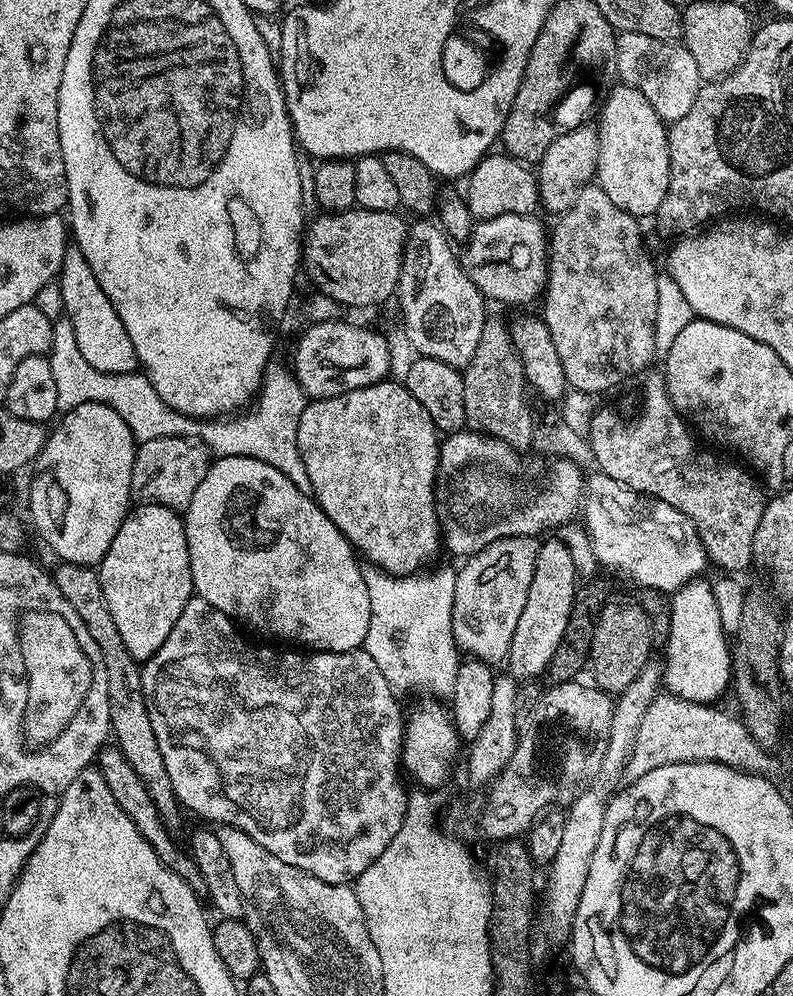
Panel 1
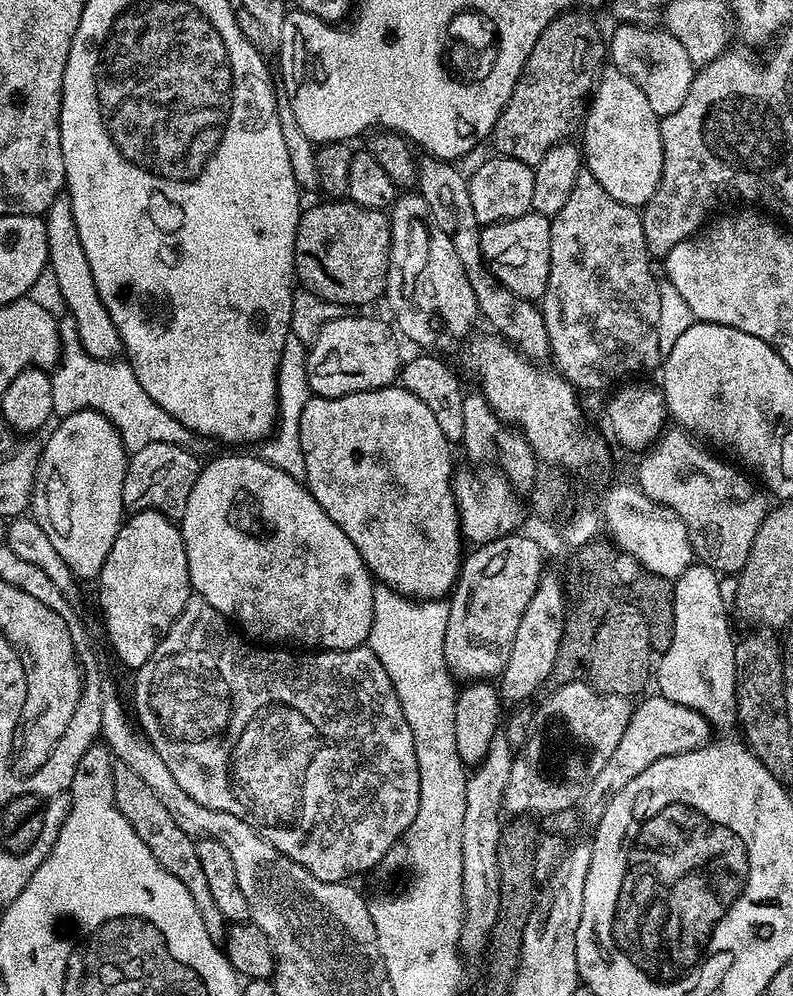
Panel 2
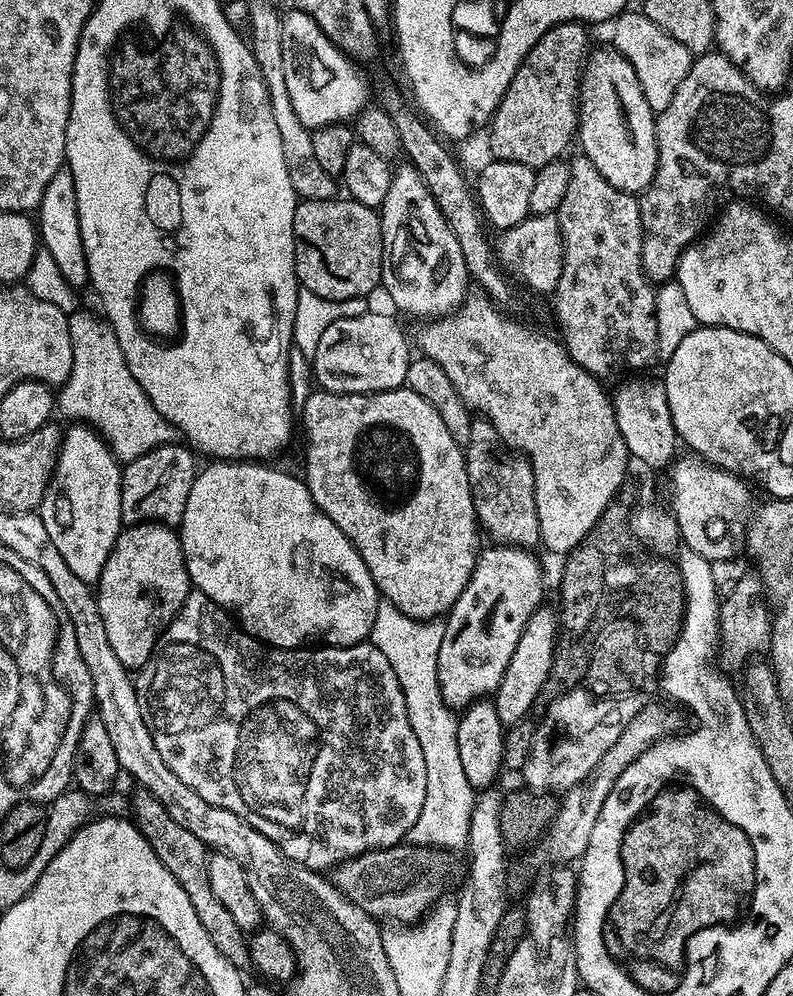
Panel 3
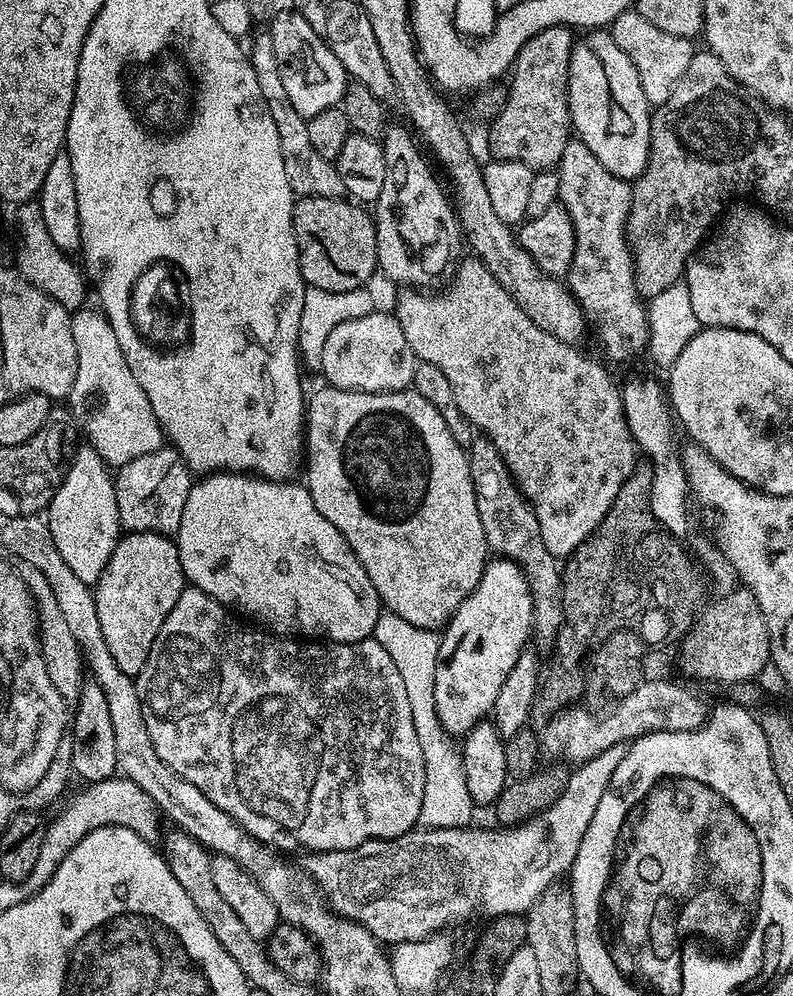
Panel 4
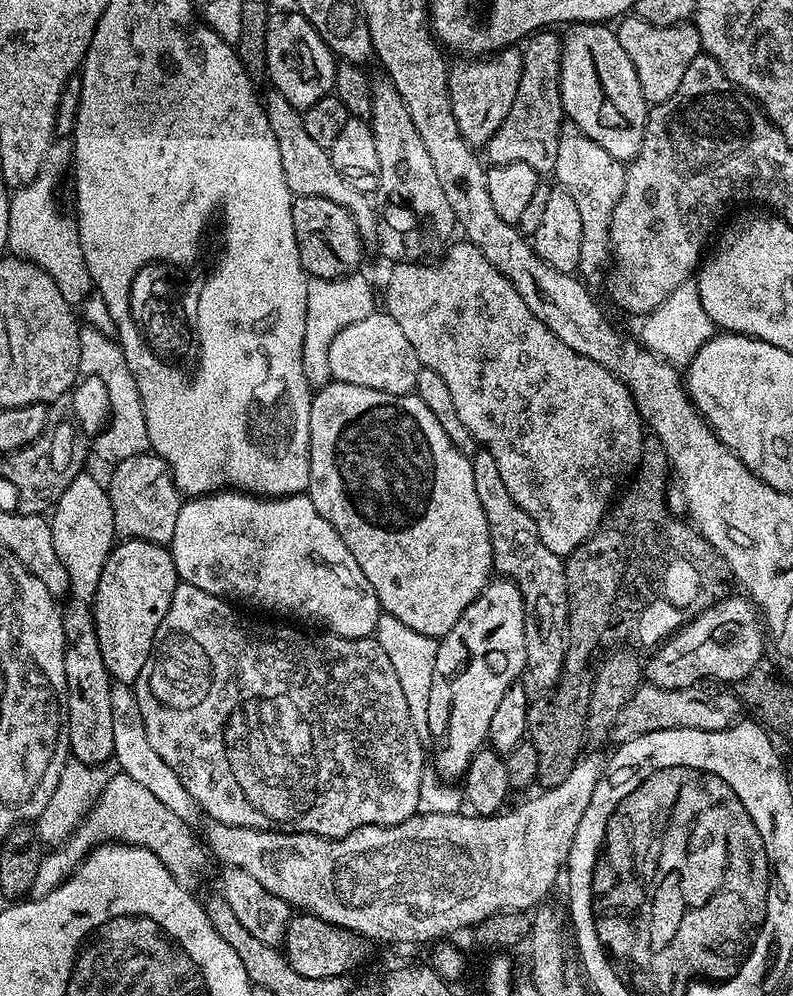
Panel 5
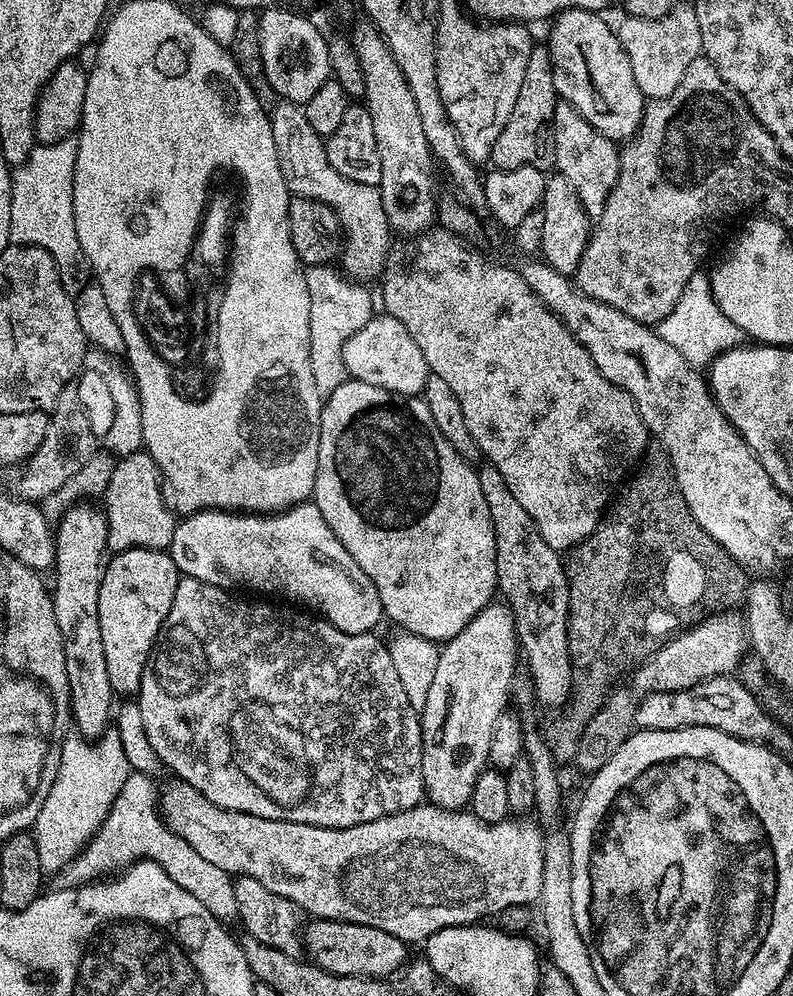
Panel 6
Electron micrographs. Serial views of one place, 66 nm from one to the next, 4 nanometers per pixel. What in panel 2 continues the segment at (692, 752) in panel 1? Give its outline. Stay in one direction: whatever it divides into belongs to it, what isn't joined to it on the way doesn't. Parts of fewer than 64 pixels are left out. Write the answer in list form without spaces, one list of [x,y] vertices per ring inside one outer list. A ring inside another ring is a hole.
[[[659,694],[647,696],[639,701],[641,704],[637,703],[633,707],[630,722],[626,730],[622,730],[618,746],[614,746],[614,754],[606,762],[606,766],[598,770],[598,778],[594,778],[594,782],[584,793],[582,809],[584,808],[584,816],[589,822],[600,820],[614,794],[618,794],[618,790],[622,790],[622,786],[626,786],[630,778],[642,774],[646,766],[658,762],[658,758],[670,758],[674,754],[702,748],[709,743],[710,725],[702,714],[680,706],[677,702],[670,702]]]

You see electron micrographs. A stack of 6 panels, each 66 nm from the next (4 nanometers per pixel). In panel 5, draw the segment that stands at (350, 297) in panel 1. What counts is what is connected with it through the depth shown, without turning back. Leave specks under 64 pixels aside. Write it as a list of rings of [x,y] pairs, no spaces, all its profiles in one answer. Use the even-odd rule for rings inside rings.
[[[298,196],[292,201],[294,238],[298,242],[298,254],[309,277],[342,278],[357,271],[364,256],[365,241],[360,239],[354,218],[338,202],[321,196]]]

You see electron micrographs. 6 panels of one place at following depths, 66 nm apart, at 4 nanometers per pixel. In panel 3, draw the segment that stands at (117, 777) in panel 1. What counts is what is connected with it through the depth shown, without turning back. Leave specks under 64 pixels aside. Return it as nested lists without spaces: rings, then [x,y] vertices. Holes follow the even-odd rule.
[[[137,787],[135,791],[132,800],[130,796],[130,816],[136,829],[146,838],[146,842],[150,842],[150,850],[158,854],[158,862],[162,862],[162,866],[166,866],[166,870],[174,874],[174,882],[178,882],[178,886],[186,890],[186,898],[190,898],[190,906],[194,906],[194,914],[198,914],[198,922],[202,922],[206,934],[210,934],[210,942],[218,946],[218,954],[222,954],[222,958],[229,960],[235,968],[247,969],[249,963],[246,934],[226,911],[226,906],[218,902],[214,890],[210,890],[210,874],[206,874],[210,851],[208,845],[202,842],[202,838],[190,834],[186,826],[178,826],[178,822],[170,818],[166,806],[162,806],[162,802],[154,798],[154,794],[141,787]]]

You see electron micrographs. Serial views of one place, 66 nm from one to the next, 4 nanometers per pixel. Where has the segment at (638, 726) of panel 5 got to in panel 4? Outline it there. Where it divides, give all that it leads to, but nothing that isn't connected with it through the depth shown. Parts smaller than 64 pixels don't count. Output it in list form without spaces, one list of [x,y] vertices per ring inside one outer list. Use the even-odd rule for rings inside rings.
[[[648,678],[641,679],[634,691],[615,701],[604,717],[591,716],[580,707],[564,709],[539,729],[540,754],[545,761],[579,766],[602,754],[602,750],[610,750],[610,746],[631,742],[649,732],[692,732],[704,727],[710,716],[709,705],[704,705],[690,689],[668,680]]]

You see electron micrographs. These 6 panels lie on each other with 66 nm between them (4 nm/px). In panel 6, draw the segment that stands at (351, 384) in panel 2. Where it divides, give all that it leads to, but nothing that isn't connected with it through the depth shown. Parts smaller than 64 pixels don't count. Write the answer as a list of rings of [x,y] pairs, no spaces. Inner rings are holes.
[[[387,314],[373,315],[372,320],[366,322],[366,326],[362,326],[362,330],[358,330],[358,334],[349,338],[346,346],[342,346],[342,358],[351,379],[361,380],[370,386],[378,386],[396,396],[419,397],[423,393],[430,375],[426,358],[422,358],[422,350],[418,350],[414,338],[410,338],[410,334],[406,334],[406,326],[402,326],[402,322],[398,322],[398,318]]]

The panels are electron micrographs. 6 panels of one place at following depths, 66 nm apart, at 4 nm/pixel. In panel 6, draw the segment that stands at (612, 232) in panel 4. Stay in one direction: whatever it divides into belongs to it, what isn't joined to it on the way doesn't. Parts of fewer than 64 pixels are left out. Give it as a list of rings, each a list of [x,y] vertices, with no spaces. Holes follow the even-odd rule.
[[[563,102],[557,103],[554,110],[552,141],[555,171],[564,176],[570,186],[574,186],[589,221],[599,220],[606,206],[606,198],[610,190],[614,190],[614,182],[618,182],[620,148],[617,141],[607,140],[597,128],[586,122],[586,118],[582,118],[582,114],[578,114],[574,106]]]

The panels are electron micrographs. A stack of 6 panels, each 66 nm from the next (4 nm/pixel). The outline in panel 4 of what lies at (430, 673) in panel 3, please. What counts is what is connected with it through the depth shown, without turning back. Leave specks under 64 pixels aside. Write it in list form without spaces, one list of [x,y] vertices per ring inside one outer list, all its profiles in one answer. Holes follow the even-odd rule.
[[[384,610],[381,611],[378,622],[374,626],[372,636],[382,646],[382,650],[390,654],[394,666],[398,666],[398,674],[402,674],[402,683],[406,686],[406,698],[410,701],[410,714],[414,718],[414,730],[418,730],[418,746],[422,746],[422,762],[426,766],[426,790],[422,794],[420,824],[425,828],[459,828],[471,825],[474,805],[470,798],[470,790],[466,790],[464,758],[457,741],[448,735],[442,722],[438,722],[438,709],[434,707],[434,670],[438,662],[441,633],[431,628],[410,626],[406,618],[398,618],[398,614]]]

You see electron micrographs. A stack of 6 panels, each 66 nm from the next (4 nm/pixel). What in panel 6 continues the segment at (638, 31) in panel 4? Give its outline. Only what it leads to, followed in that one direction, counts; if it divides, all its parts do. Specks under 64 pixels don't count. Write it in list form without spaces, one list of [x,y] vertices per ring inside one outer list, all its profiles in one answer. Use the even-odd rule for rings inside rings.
[[[677,3],[662,18],[634,18],[625,15],[620,28],[615,29],[622,50],[626,50],[626,58],[630,58],[630,70],[634,70],[634,82],[638,82],[638,90],[648,100],[666,98],[666,94],[674,94],[678,82],[682,82],[682,74],[686,74],[686,66],[701,56],[702,34],[698,30],[698,14],[691,3]]]

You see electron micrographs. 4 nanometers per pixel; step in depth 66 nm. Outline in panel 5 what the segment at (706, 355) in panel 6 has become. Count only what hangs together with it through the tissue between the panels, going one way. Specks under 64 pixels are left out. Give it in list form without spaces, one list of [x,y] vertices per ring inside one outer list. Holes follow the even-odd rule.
[[[695,279],[682,282],[682,286],[678,286],[678,290],[674,290],[666,302],[662,302],[662,306],[643,317],[641,324],[644,325],[640,328],[638,339],[645,349],[677,366],[687,365],[694,354],[698,354],[700,347],[714,335],[710,314],[702,310],[702,298],[698,298]]]

